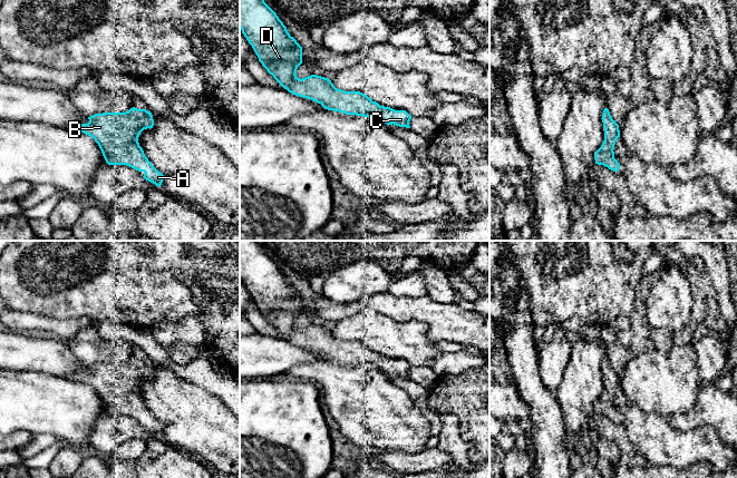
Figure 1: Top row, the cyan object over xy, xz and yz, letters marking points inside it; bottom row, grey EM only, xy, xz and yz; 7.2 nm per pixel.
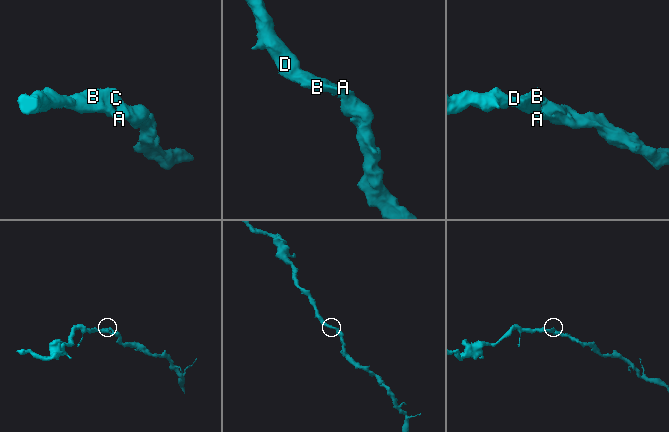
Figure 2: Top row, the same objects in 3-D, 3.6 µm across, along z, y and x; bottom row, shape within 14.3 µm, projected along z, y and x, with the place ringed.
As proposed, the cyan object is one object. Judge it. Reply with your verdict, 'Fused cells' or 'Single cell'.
Single cell

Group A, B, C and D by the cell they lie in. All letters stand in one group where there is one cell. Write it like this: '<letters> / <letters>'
A B C D

